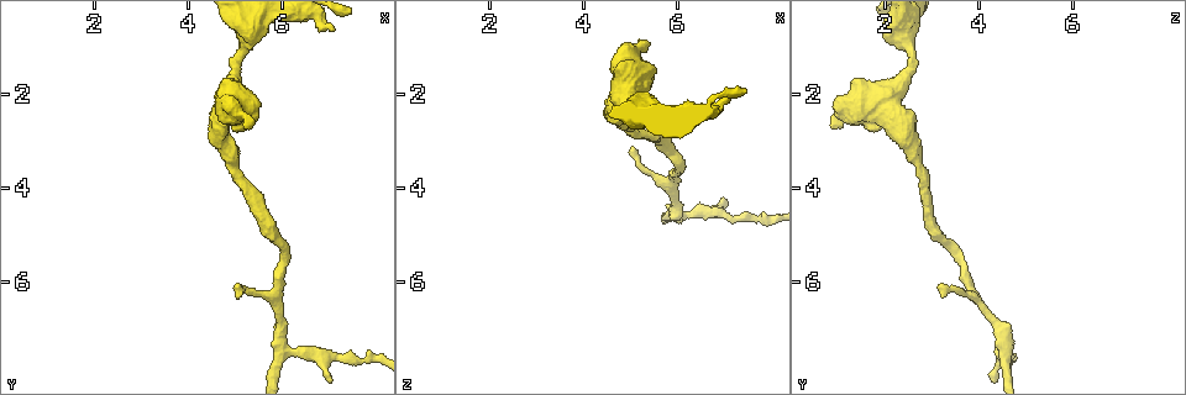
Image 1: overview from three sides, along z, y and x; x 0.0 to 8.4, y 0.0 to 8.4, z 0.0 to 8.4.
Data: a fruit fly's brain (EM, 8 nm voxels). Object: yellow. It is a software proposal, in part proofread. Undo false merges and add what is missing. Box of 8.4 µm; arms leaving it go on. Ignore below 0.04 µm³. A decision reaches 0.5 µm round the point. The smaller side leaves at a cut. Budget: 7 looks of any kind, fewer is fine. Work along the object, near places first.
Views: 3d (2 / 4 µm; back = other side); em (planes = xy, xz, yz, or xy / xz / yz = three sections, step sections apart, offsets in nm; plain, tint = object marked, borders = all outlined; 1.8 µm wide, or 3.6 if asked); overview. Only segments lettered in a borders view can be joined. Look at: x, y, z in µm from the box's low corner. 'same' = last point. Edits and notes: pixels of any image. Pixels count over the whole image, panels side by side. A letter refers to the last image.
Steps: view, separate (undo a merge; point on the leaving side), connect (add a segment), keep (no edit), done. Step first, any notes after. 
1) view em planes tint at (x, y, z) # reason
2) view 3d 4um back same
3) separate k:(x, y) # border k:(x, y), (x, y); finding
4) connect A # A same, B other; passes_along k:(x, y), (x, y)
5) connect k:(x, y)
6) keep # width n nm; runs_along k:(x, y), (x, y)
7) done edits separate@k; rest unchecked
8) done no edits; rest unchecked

view em planes borders at (5.05, 6.35, 3.15) # tapers out

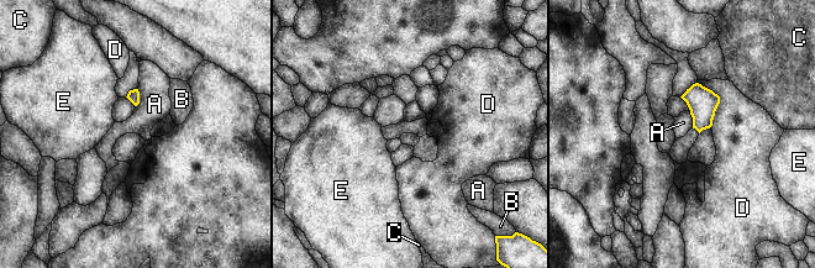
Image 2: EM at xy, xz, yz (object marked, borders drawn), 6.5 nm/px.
keep # A other, B other, C other, D other, E other; border 2:(138, 89), (138, 104), (136, 106); none of them fits

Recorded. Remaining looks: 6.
view em planes tint at (6.00, 7.45, 4.60) # three-way junction

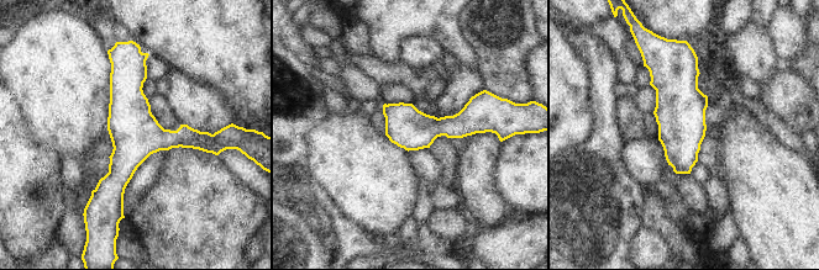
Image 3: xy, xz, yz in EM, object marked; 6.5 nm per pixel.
view em planes borders same

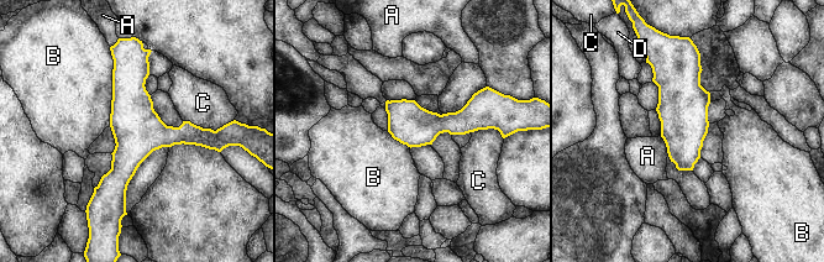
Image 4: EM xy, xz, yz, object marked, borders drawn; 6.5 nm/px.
keep # width 280 nm; longest_contact B 500 nm; A other, B other, C other, D other; one neuron here

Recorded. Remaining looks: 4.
view em xy step 4 tint at (7.10, 0.65, 2.15) # thick end

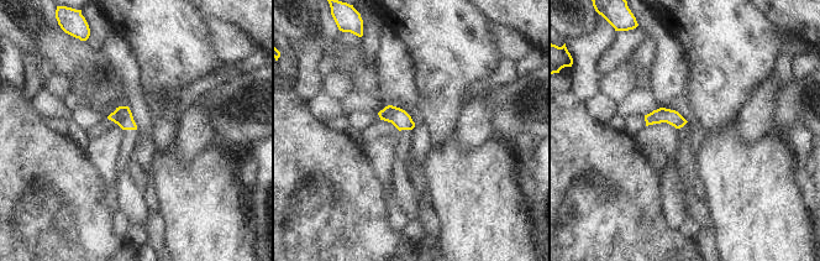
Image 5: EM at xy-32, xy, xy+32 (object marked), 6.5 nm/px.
view em xy step 4 borders same # what lies round it

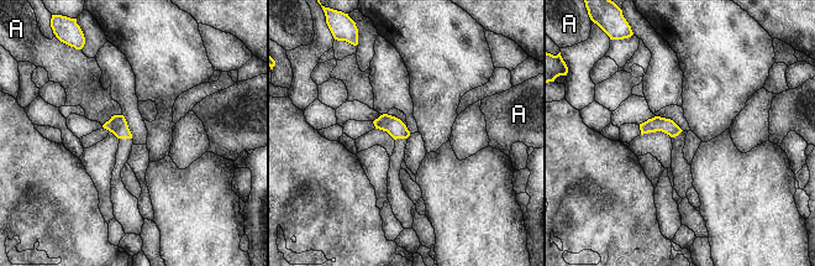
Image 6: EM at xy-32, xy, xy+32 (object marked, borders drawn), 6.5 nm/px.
keep # longest_contact A 150 nm; A other; no lettered segment goes on from it

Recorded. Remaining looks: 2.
done no edits; rest unchecked

